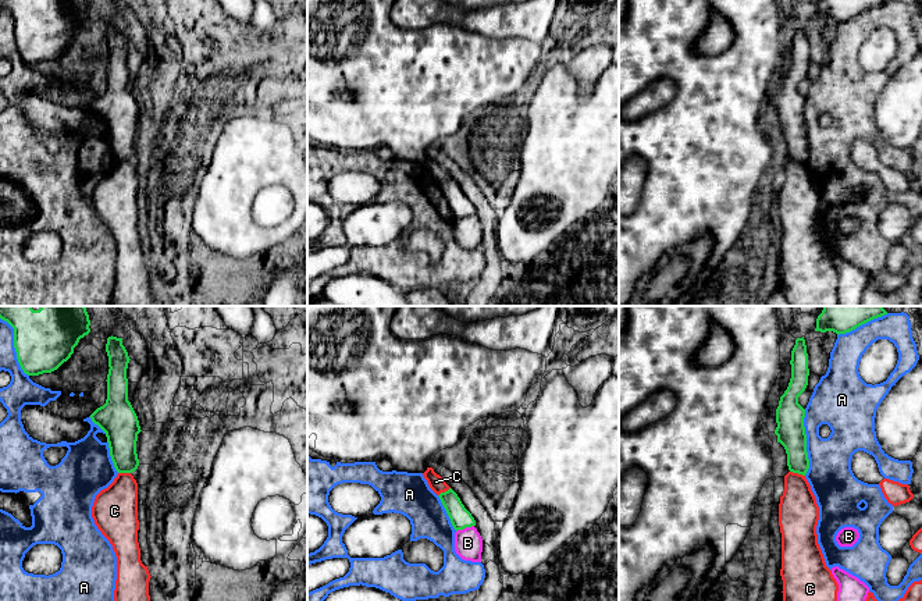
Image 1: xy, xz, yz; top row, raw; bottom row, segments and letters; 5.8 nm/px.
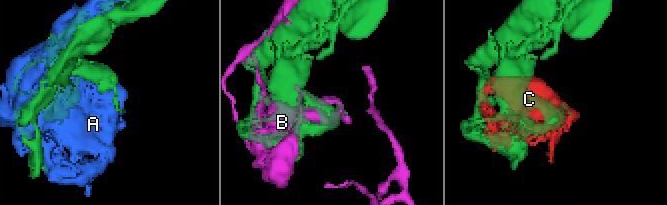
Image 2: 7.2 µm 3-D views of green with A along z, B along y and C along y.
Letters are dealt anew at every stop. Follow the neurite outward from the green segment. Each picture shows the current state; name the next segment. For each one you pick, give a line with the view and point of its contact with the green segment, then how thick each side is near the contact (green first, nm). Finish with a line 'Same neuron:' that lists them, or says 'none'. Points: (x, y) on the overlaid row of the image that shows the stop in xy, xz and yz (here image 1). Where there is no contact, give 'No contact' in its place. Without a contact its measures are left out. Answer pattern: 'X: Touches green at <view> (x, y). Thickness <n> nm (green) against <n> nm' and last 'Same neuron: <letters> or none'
C: Touches green at yz (797, 472). Thickness 170 nm (green) against 240 nm
Same neuron: C

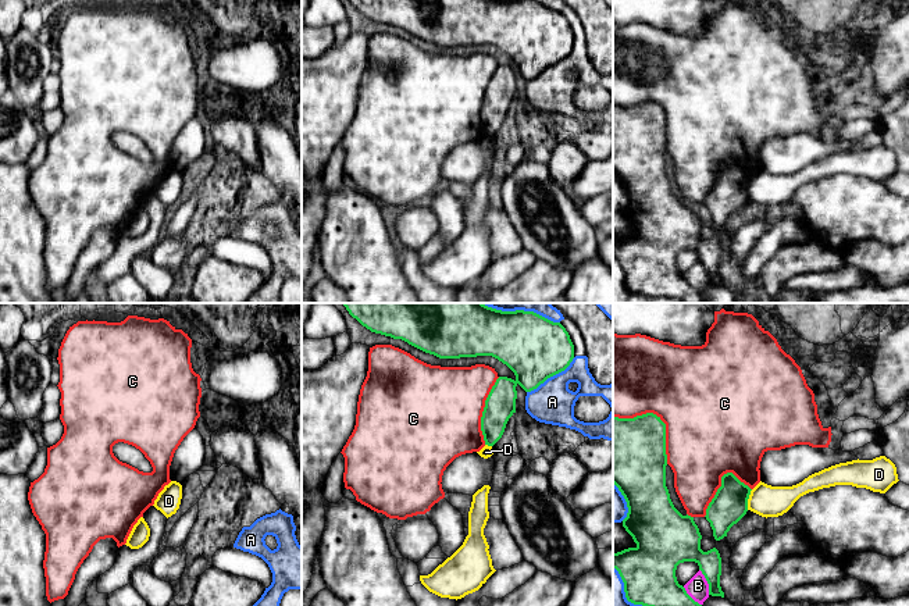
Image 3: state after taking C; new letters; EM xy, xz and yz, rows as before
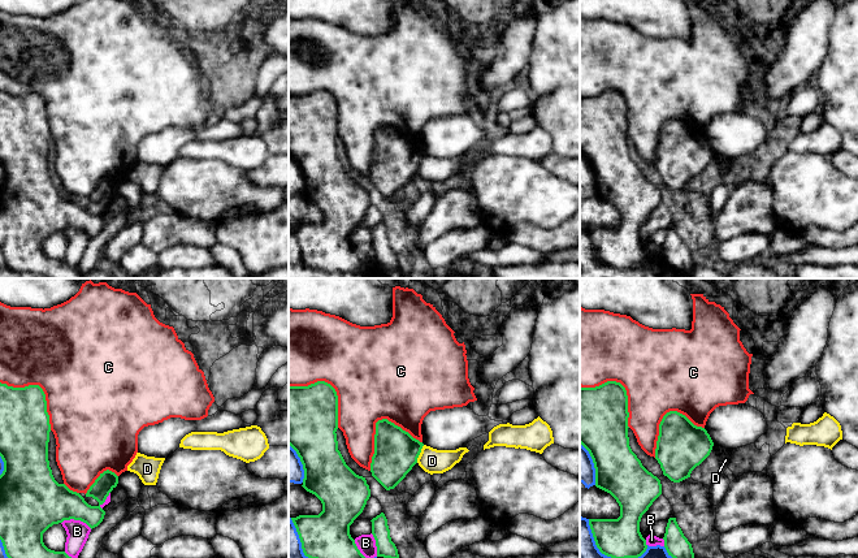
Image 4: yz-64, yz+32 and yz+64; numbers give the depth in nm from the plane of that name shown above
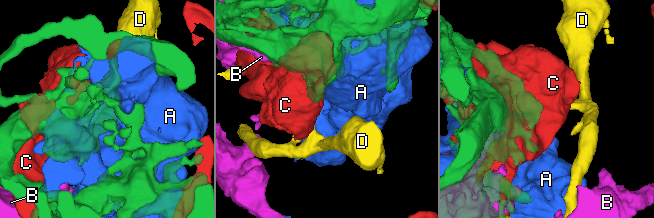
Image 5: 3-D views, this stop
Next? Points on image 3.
Same neuron: none

